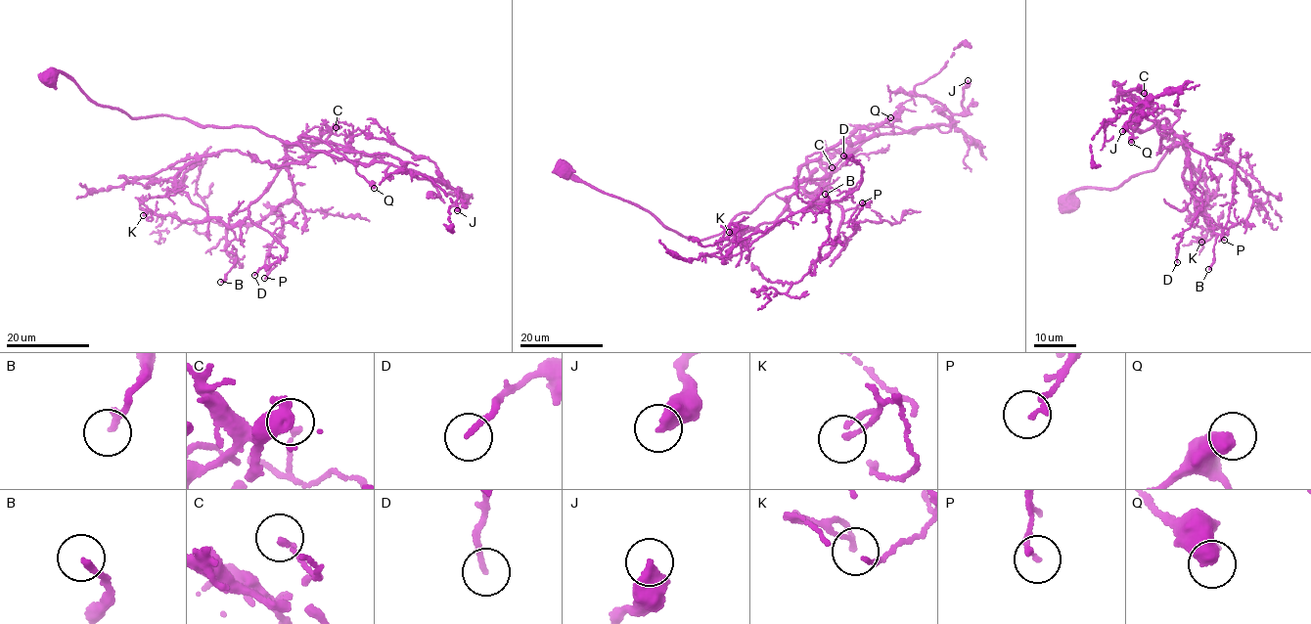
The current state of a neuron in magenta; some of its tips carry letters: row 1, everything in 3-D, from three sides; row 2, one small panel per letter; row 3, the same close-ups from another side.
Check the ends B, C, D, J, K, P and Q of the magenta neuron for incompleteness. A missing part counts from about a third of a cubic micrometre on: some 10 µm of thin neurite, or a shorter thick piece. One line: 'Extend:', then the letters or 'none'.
Extend: none

